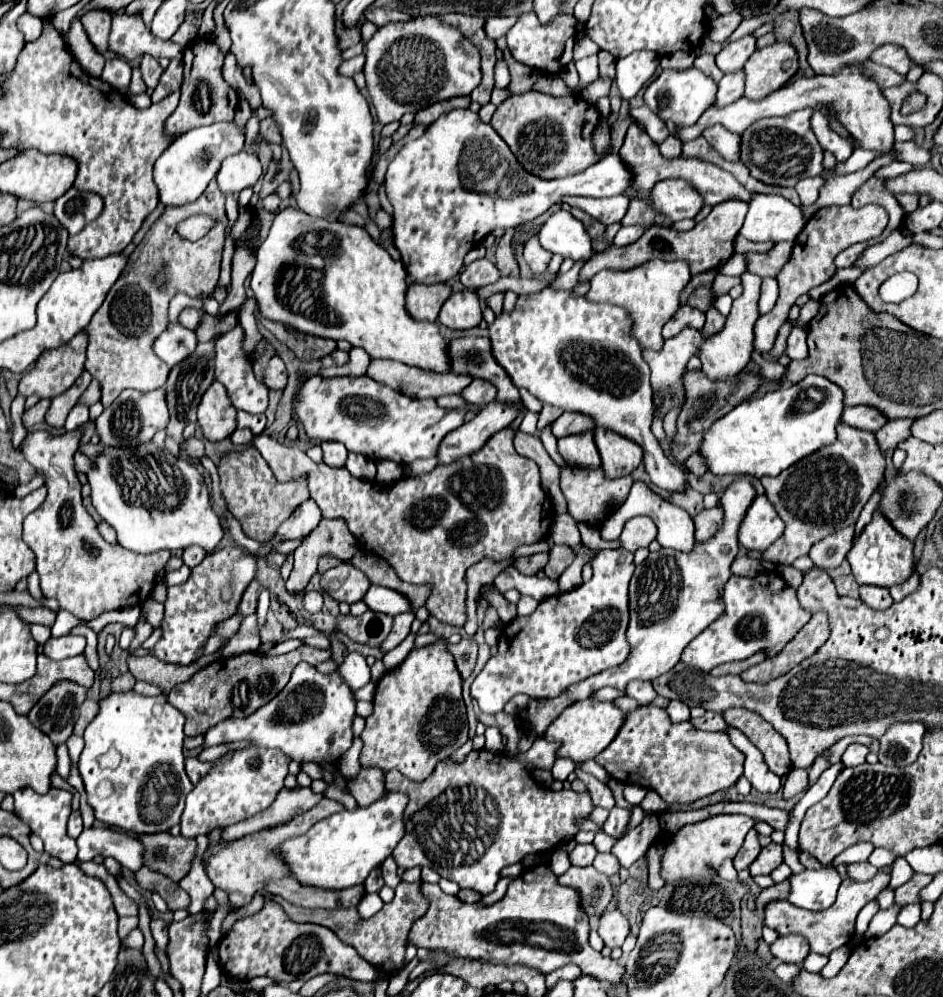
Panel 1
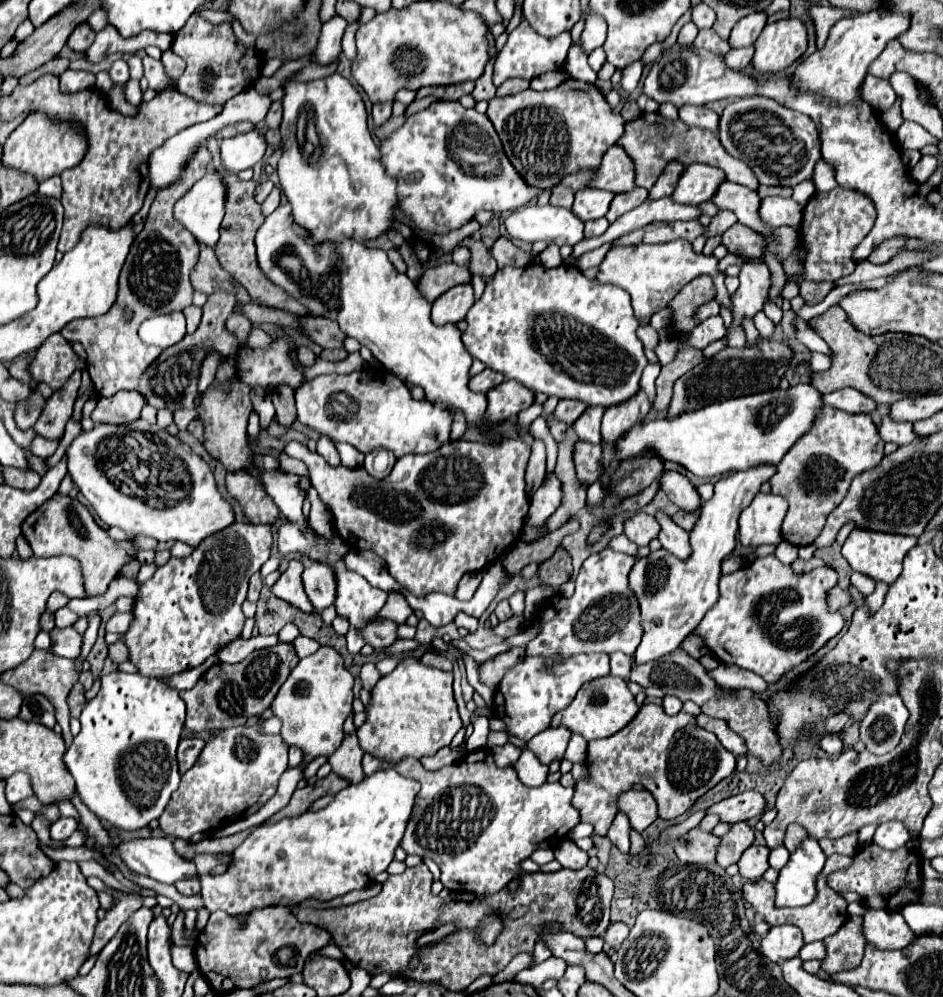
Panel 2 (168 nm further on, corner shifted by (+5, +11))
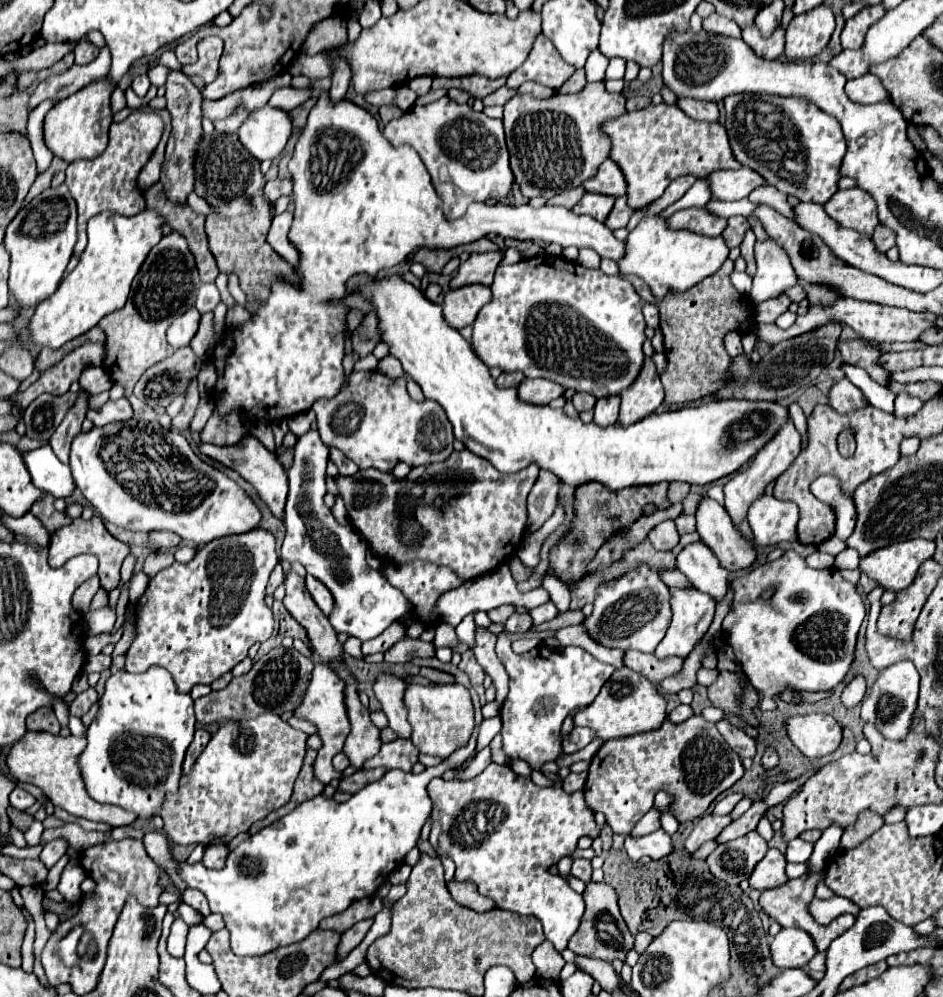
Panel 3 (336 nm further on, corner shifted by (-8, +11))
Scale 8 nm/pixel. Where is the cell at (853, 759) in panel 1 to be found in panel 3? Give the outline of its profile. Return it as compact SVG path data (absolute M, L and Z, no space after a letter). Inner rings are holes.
M792 715L784 723L792 745L808 759L830 755L842 743L842 727L832 715Z

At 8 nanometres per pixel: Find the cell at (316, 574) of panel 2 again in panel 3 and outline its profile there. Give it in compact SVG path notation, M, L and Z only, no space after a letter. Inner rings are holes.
M306 575L306 589L312 595L314 603L322 609L322 613L330 615L330 609L334 605L334 601L330 601L330 591L320 581L314 581L314 577L310 577L310 575Z

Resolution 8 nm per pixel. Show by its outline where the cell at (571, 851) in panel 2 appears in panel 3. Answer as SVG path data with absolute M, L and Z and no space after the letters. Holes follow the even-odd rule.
M576 859L572 863L572 875L576 879L582 879L584 883L590 883L590 875L592 875L592 867L590 867L590 861L588 859Z

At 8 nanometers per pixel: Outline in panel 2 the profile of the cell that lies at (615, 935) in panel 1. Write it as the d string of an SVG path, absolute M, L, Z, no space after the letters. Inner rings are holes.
M615 921L615 923L609 923L607 931L605 931L605 941L611 945L611 947L619 947L623 943L623 939L627 937L629 933L629 927L623 923L623 921Z

